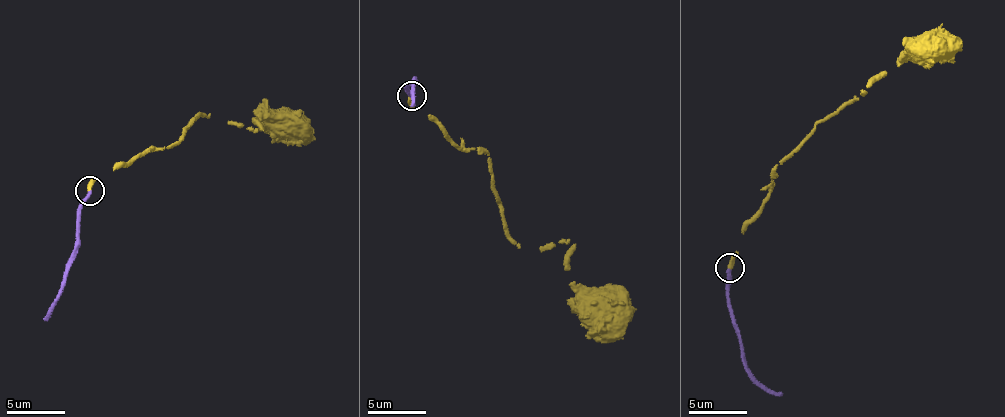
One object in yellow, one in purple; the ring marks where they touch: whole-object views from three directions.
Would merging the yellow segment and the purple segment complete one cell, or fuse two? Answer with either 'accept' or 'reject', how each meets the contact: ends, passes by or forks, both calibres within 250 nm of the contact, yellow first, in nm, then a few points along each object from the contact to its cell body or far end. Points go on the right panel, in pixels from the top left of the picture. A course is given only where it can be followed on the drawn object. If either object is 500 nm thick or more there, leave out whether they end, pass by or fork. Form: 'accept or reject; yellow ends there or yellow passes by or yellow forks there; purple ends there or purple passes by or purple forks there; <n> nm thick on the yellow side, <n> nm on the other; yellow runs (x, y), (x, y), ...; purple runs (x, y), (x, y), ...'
accept; yellow ends there; purple ends there; 280 nm thick on the yellow side, 260 nm on the other; yellow runs (730, 268), (744, 226), (767, 200), (774, 170), (818, 122), (826, 121), (931, 36); purple runs (730, 270), (728, 303), (741, 360), (759, 383), (781, 391)

